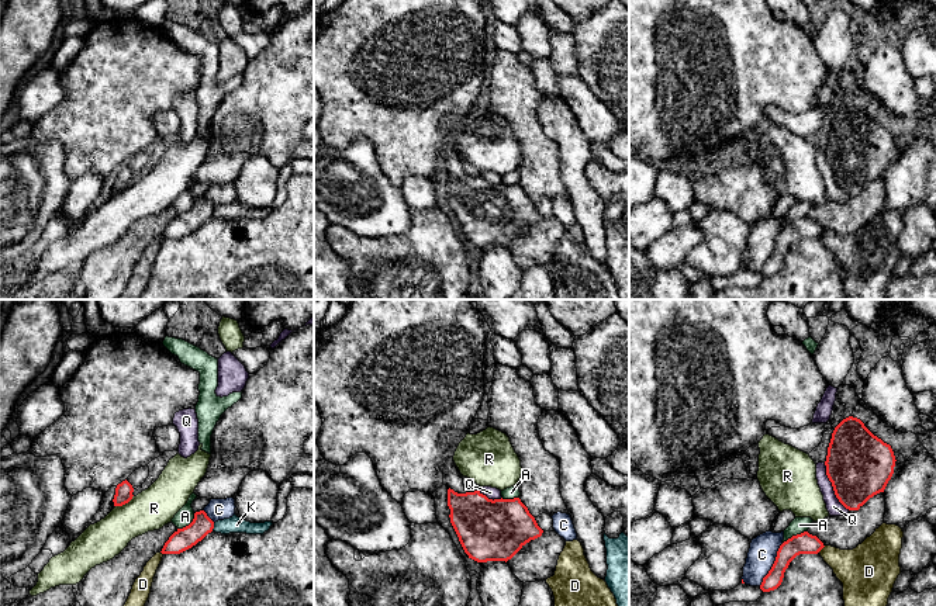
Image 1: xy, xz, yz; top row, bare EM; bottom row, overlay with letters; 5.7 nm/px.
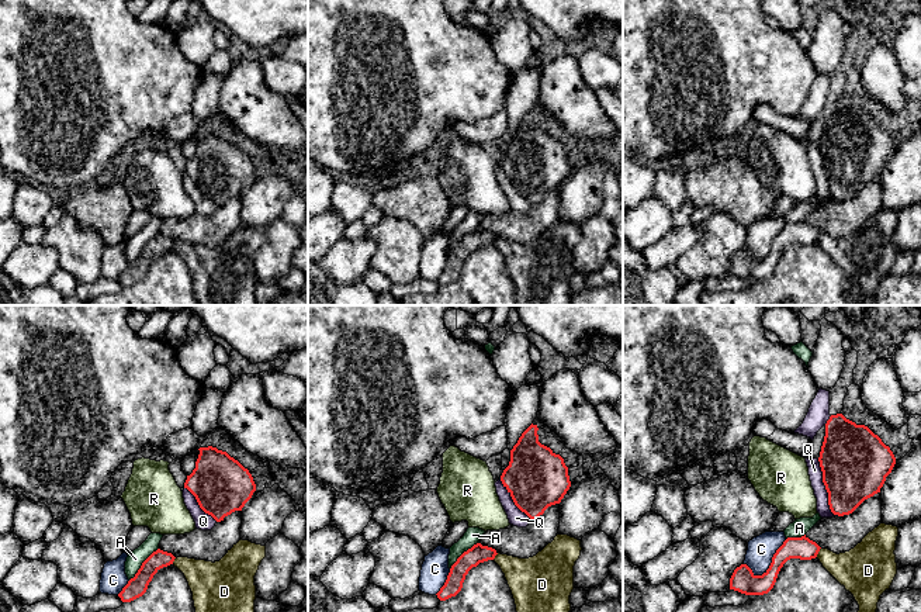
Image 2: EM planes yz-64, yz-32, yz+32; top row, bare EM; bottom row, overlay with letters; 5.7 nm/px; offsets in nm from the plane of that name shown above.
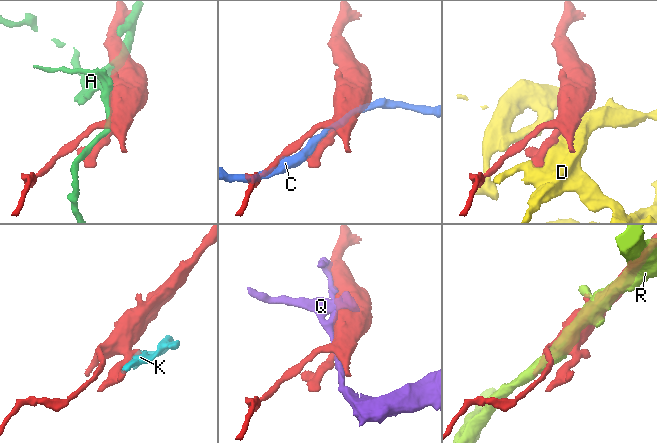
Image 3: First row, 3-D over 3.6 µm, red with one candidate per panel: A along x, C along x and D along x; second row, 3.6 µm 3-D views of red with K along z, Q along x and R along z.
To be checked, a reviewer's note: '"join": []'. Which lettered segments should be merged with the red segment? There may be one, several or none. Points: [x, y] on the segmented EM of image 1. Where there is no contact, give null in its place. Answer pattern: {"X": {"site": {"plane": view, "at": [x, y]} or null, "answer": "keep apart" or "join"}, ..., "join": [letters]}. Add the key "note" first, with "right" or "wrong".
{"note": "right", "A": {"site": {"plane": "yz", "at": [794, 536]}, "answer": "keep apart"}, "C": {"site": {"plane": "yz", "at": [773, 564]}, "answer": "keep apart"}, "D": {"site": {"plane": "yz", "at": [821, 549]}, "answer": "keep apart"}, "K": {"site": {"plane": "xy", "at": [213, 527]}, "answer": "keep apart"}, "Q": {"site": {"plane": "yz", "at": [832, 485]}, "answer": "keep apart"}, "R": {"site": {"plane": "xy", "at": [124, 504]}, "answer": "keep apart"}, "join": []}

